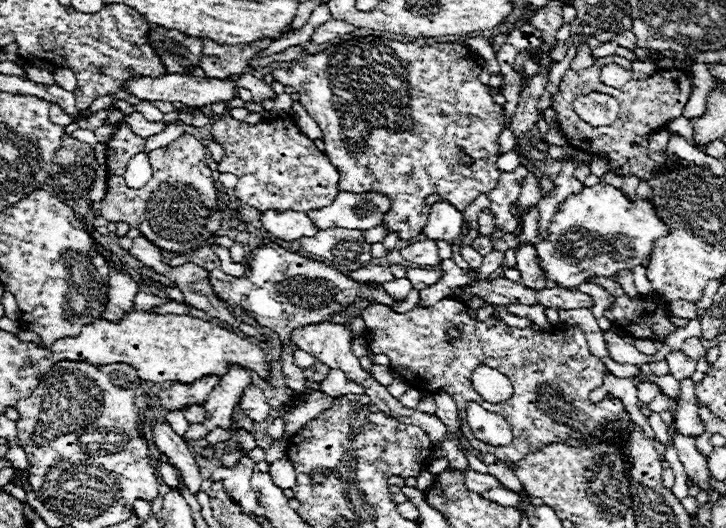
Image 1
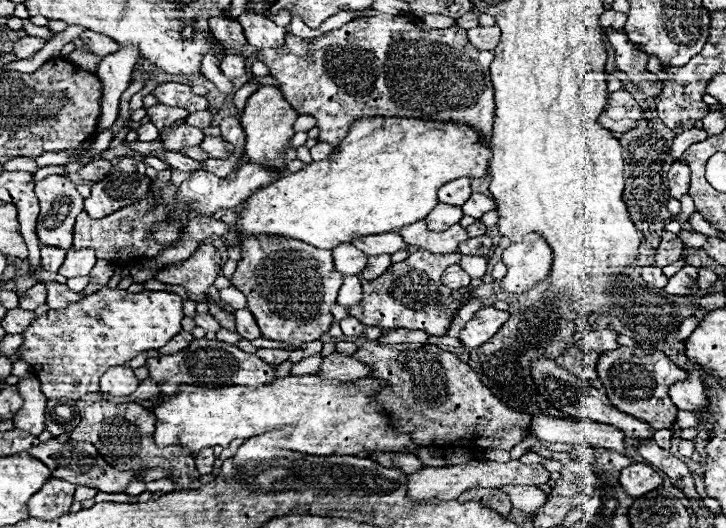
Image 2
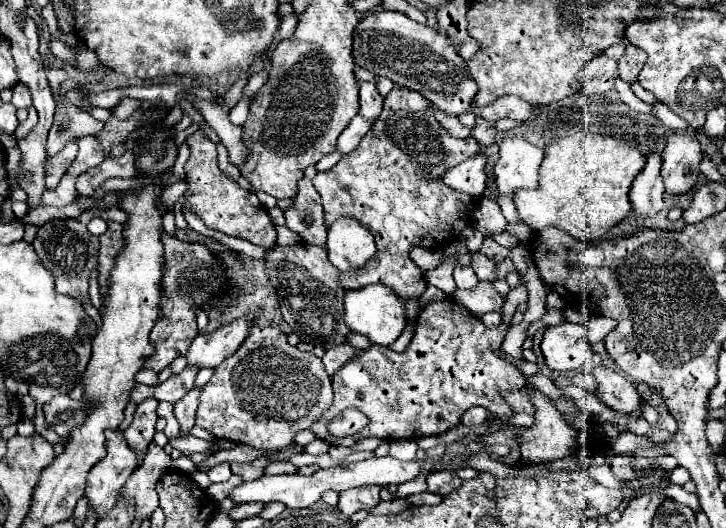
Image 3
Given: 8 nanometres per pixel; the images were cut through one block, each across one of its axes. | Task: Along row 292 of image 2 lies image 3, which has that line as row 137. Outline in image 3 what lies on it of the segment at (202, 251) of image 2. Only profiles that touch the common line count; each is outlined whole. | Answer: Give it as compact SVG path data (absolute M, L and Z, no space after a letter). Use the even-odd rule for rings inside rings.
M202 130L194 132L190 138L186 138L186 144L190 146L190 160L186 162L186 180L190 184L184 202L186 212L198 214L208 228L214 228L218 232L224 232L228 236L244 238L252 244L272 248L276 244L276 228L266 212L266 208L260 204L254 192L244 190L238 186L238 182L230 180L220 168L218 168L218 152L216 144L206 138Z

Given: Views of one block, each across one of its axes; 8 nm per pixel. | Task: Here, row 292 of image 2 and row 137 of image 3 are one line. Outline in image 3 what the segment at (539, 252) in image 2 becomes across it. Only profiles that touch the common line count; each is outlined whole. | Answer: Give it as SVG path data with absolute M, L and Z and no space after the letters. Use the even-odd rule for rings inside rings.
M510 136L510 138L502 140L500 158L498 158L498 164L494 166L494 172L496 172L496 184L498 184L500 193L498 204L508 223L521 221L512 201L513 190L516 188L538 188L538 168L540 168L542 158L544 158L544 152L520 136Z

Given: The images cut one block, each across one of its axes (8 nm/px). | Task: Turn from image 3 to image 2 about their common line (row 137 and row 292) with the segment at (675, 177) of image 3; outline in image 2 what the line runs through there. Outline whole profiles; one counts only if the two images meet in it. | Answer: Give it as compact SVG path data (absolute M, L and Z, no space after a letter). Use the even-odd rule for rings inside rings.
M686 264L676 276L668 280L664 292L676 296L694 296L698 292L698 268Z

